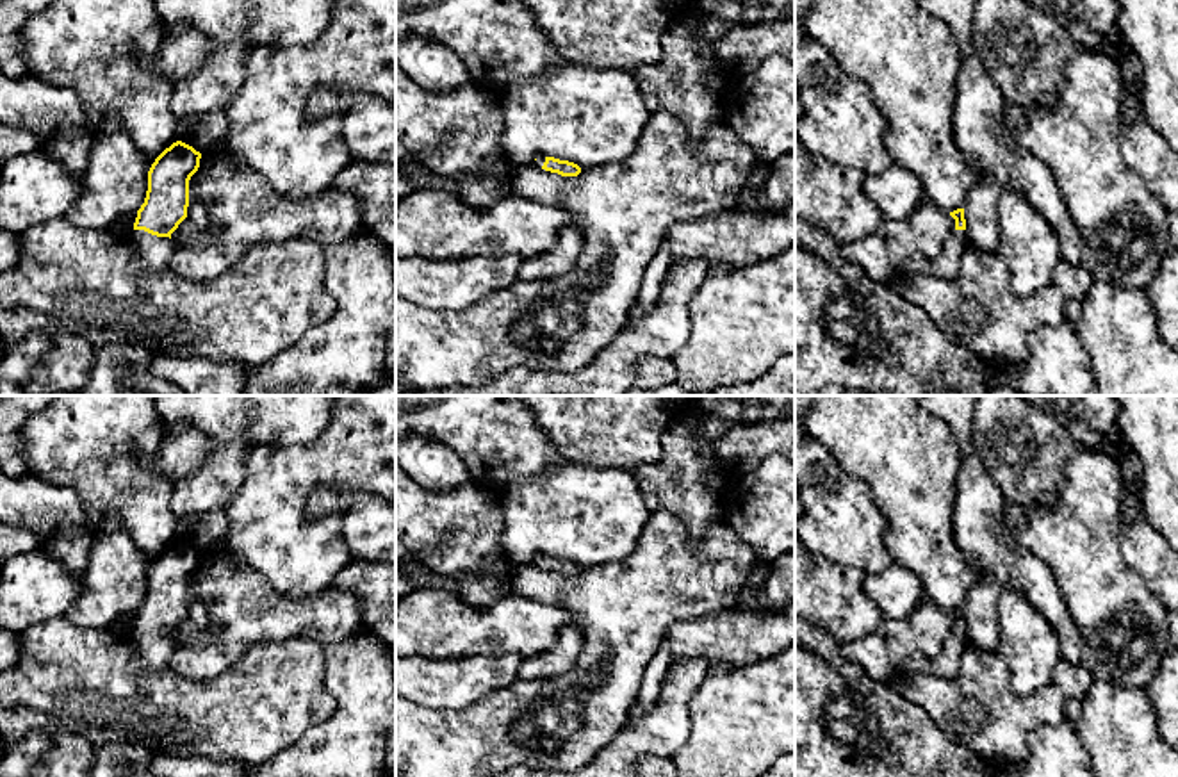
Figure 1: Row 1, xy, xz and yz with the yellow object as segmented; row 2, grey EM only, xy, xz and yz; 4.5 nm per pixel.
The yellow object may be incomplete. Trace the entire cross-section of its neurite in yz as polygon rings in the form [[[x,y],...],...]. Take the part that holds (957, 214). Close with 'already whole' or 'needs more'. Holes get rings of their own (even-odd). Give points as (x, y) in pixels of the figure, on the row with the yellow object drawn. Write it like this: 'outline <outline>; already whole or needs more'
outline [[[964,209],[950,212],[955,219],[955,232],[946,239],[943,251],[936,258],[914,257],[904,264],[909,274],[930,274],[937,278],[955,278],[959,274],[962,255],[969,246],[966,235]]]; needs more

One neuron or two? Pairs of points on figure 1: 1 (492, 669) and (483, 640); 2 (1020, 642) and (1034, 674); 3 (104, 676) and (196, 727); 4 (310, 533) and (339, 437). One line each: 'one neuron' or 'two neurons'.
1: two neurons
2: one neuron
3: one neuron
4: one neuron

